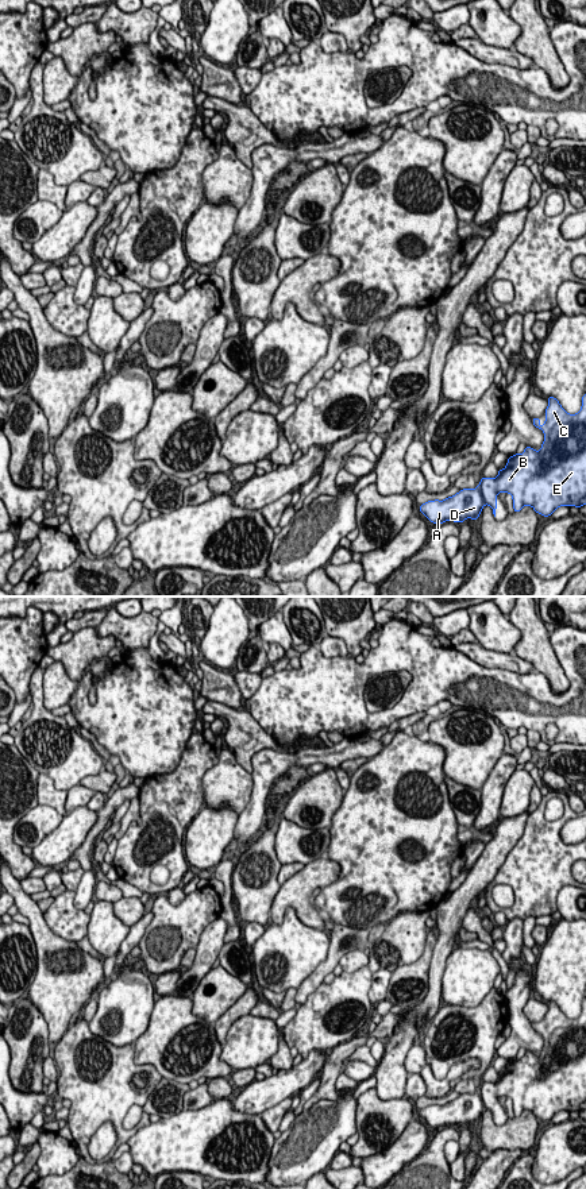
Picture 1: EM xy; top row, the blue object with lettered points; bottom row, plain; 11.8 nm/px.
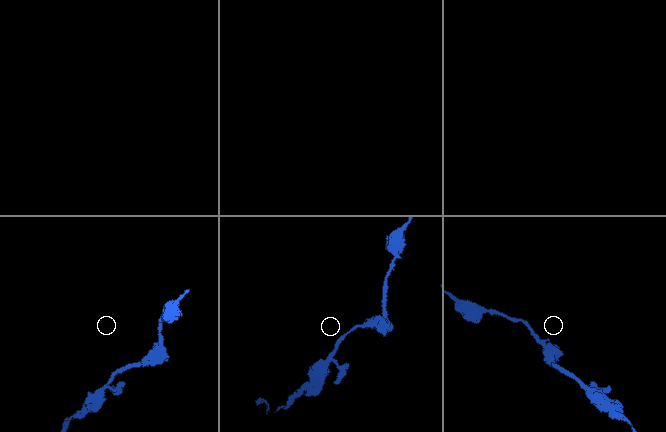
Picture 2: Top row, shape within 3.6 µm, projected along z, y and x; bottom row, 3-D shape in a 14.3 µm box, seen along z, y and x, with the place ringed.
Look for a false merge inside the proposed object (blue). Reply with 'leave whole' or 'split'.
leave whole

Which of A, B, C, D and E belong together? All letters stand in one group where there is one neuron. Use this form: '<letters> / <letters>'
A B C D E

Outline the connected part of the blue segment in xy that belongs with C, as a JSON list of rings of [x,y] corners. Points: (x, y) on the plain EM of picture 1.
[[[586,997],[577,1019],[567,1018],[555,1001],[548,1001],[547,1022],[540,1030],[540,1022],[532,1023],[533,1030],[544,1036],[544,1046],[539,1055],[525,1051],[523,1058],[508,1062],[506,1072],[498,1074],[497,1082],[481,1082],[475,1093],[463,1093],[443,1105],[428,1105],[419,1115],[433,1128],[446,1126],[463,1127],[477,1124],[485,1109],[493,1113],[496,1122],[497,1099],[509,1097],[513,1104],[514,1117],[525,1109],[532,1111],[537,1119],[550,1122],[560,1111],[581,1112],[586,1109]]]

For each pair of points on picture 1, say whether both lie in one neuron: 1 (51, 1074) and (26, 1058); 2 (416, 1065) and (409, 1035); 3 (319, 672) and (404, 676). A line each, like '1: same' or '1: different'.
1: different
2: different
3: different

